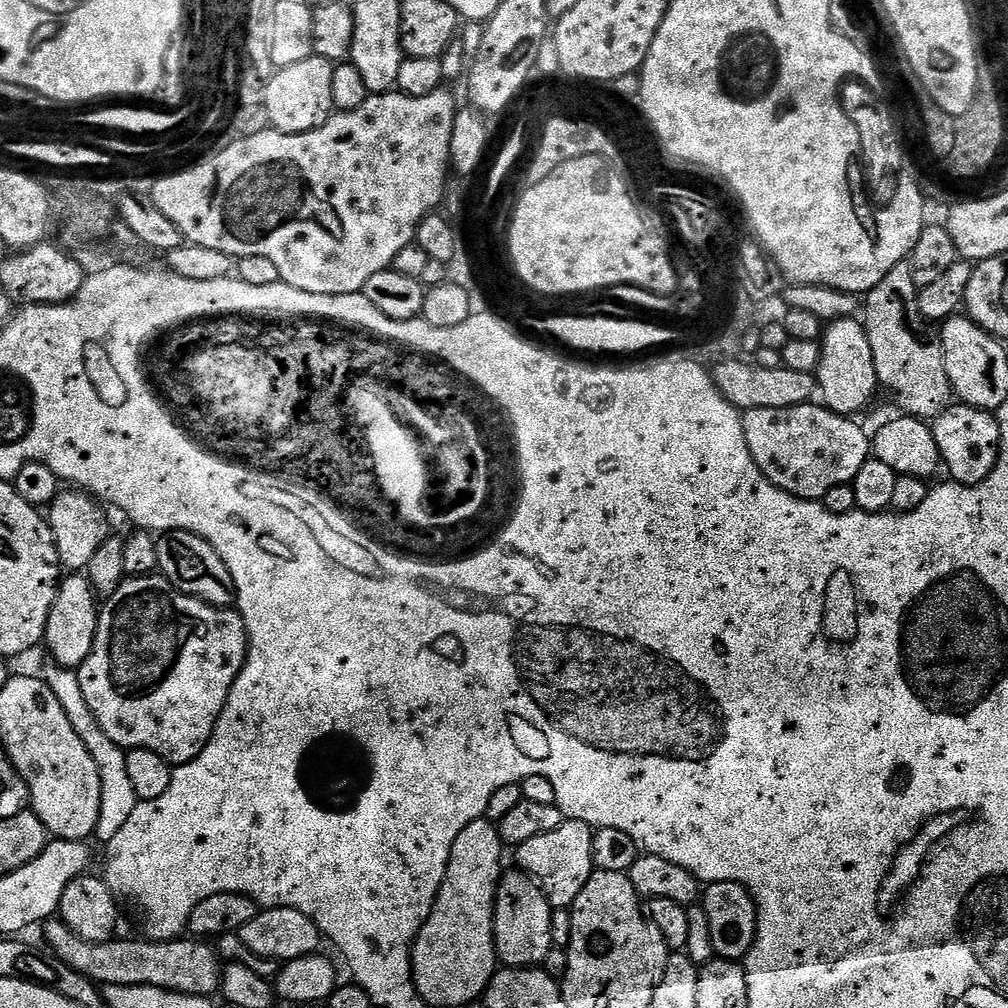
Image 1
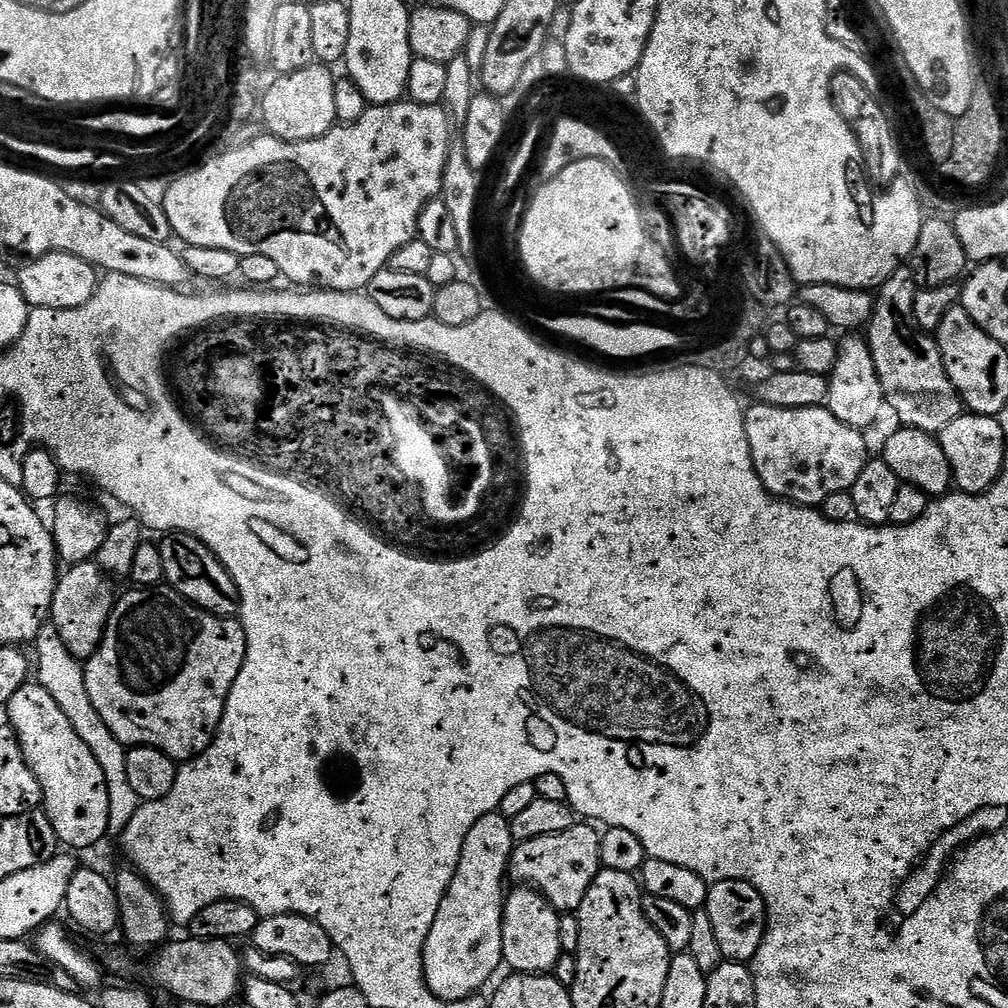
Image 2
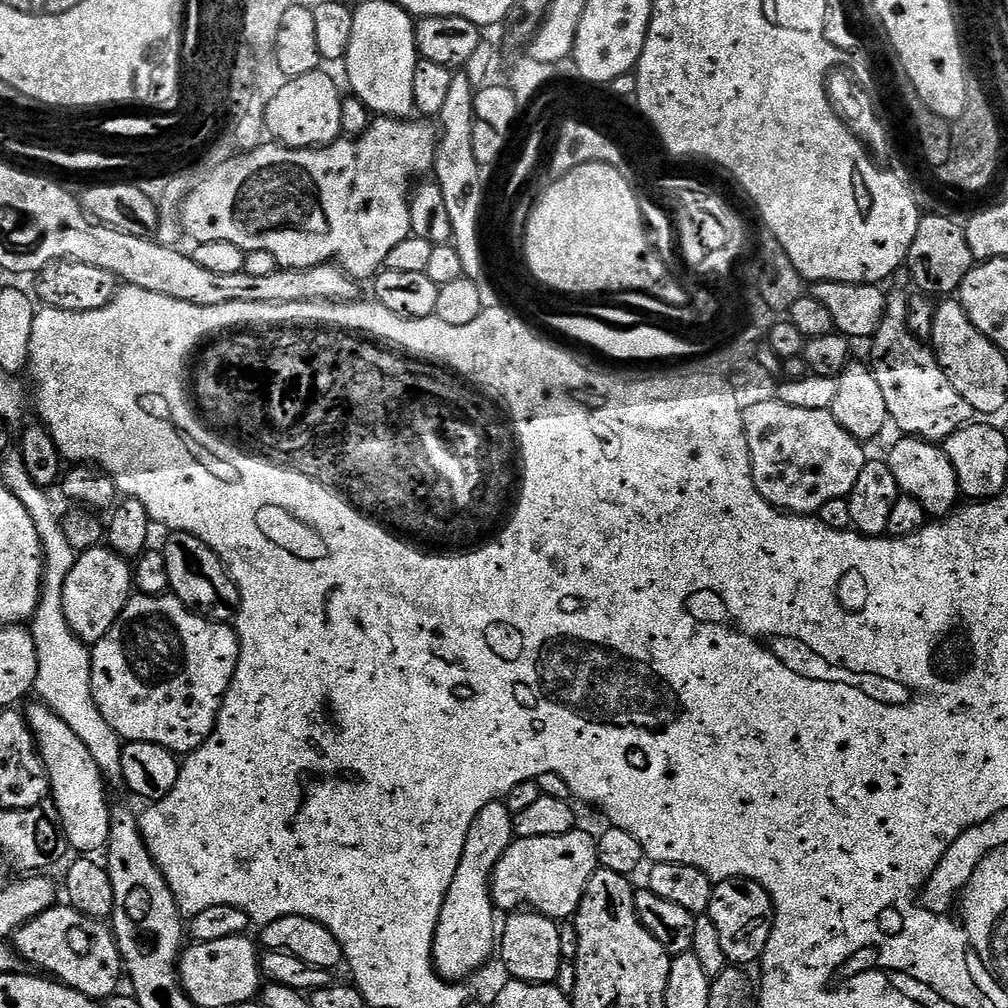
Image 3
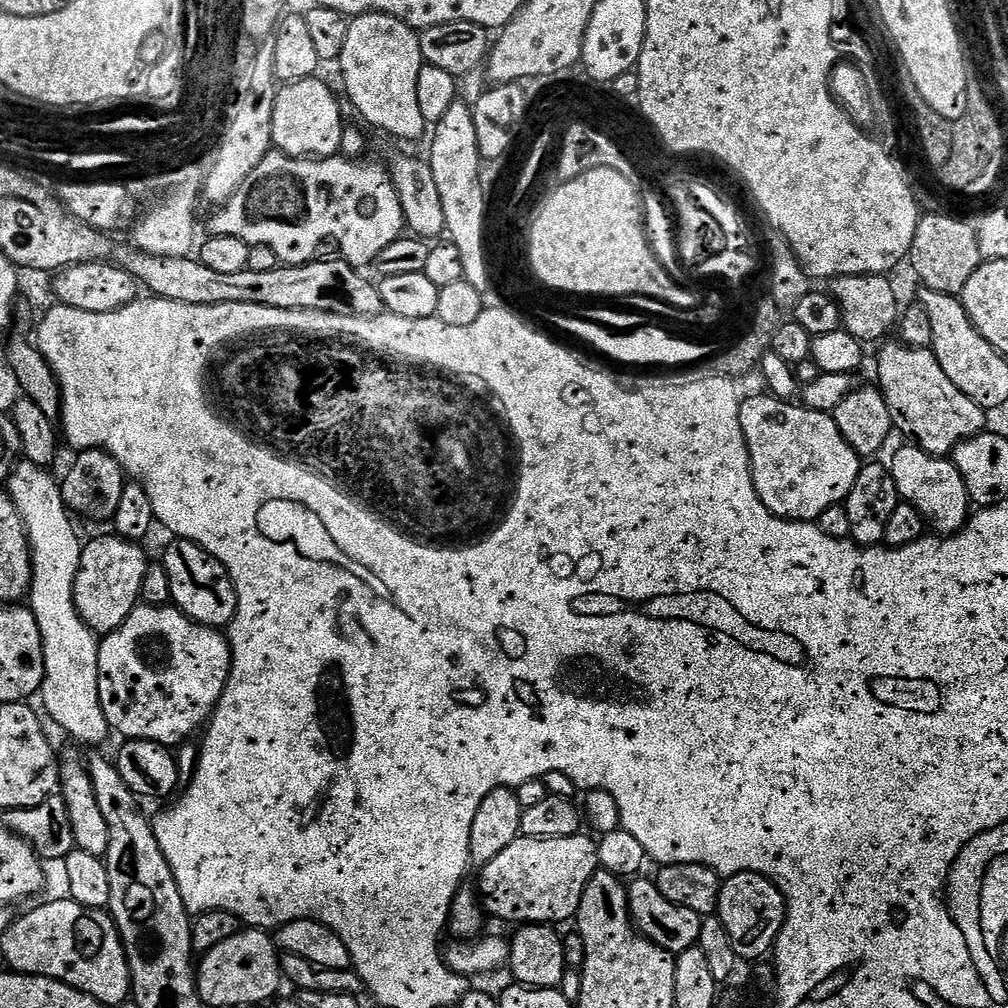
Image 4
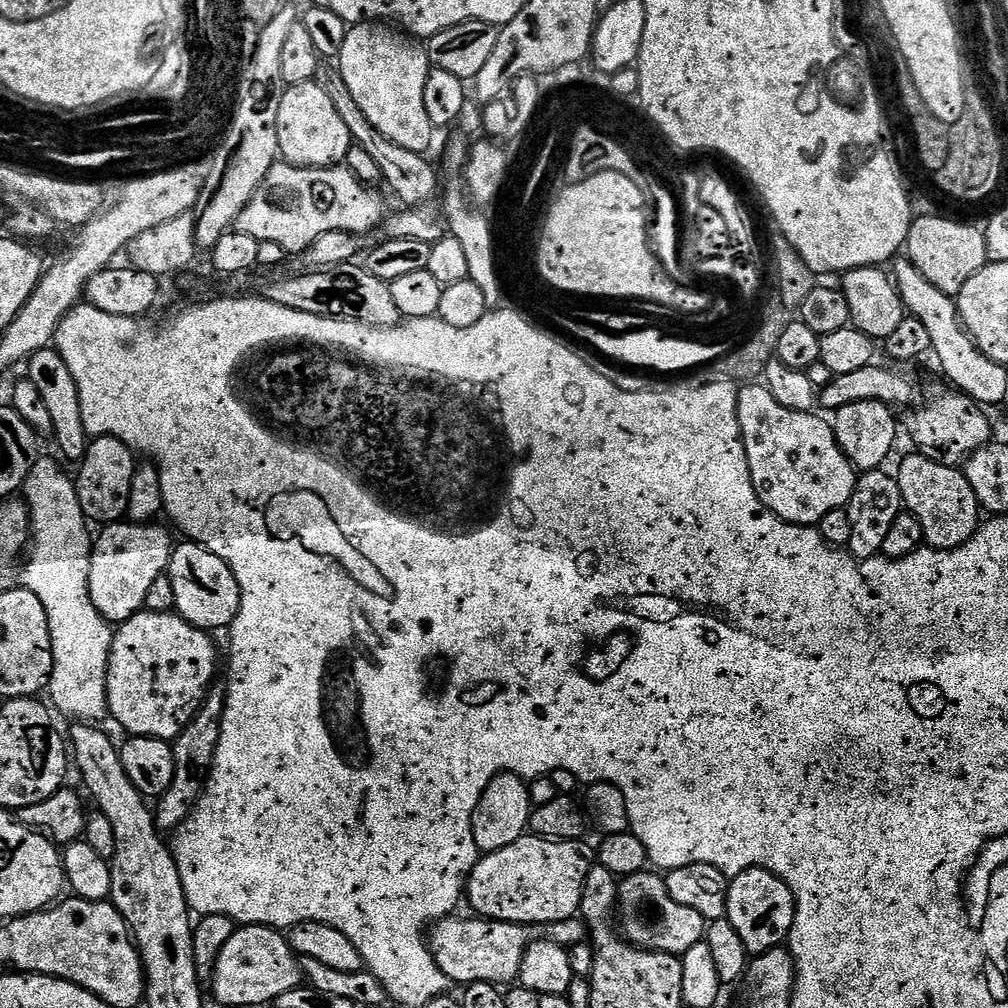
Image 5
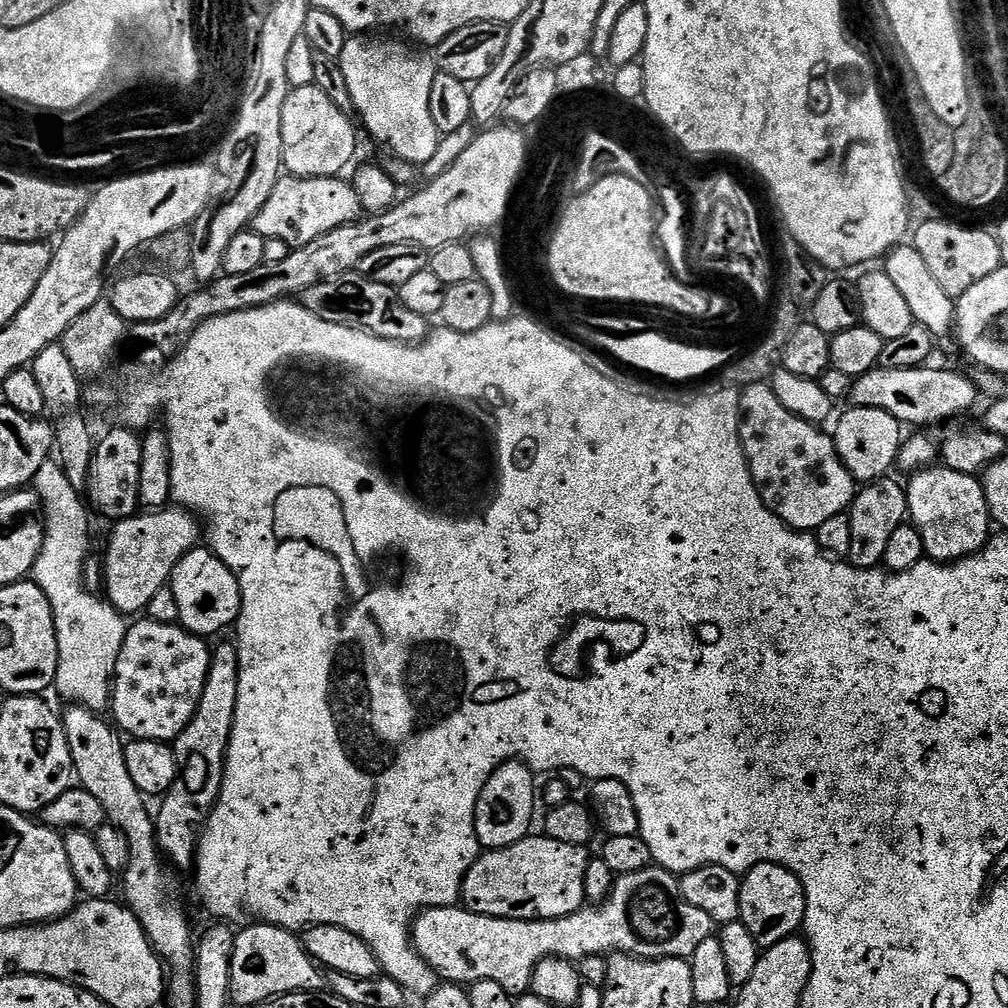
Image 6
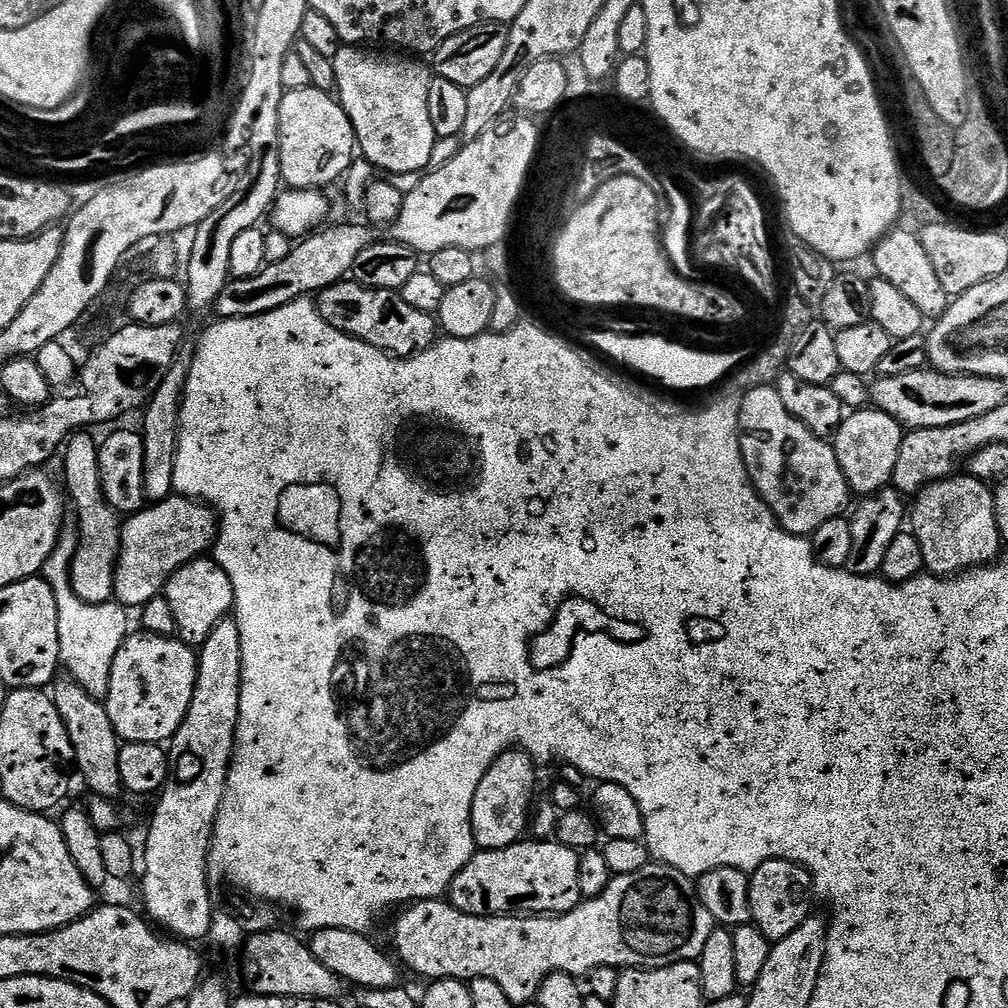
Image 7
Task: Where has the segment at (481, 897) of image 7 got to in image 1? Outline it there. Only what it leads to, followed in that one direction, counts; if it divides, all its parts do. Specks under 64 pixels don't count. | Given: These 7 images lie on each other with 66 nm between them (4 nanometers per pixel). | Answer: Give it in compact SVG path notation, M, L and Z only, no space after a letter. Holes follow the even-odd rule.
M565 819L558 830L550 830L550 834L541 834L538 838L530 838L522 847L515 849L514 856L521 869L527 872L539 884L544 897L553 909L571 909L572 903L582 894L582 886L592 877L594 865L592 851L594 829L586 822Z

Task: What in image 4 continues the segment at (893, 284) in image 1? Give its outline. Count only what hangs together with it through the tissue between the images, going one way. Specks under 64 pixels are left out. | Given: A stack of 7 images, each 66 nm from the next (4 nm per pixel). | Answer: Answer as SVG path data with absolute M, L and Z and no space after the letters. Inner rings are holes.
M885 343L876 360L878 387L890 409L893 429L909 436L917 448L926 450L931 456L951 457L954 449L963 440L969 440L985 431L985 409L979 408L938 366L938 358L926 348L910 348L907 344Z

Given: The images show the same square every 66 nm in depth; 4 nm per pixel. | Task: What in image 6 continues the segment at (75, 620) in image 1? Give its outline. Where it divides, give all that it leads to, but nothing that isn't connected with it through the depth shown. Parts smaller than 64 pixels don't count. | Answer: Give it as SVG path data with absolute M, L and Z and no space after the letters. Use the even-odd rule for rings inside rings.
M176 506L144 510L139 514L115 521L108 536L108 549L102 559L102 588L106 599L117 612L143 613L150 598L158 594L172 579L174 566L188 551L197 547L202 528L193 513Z

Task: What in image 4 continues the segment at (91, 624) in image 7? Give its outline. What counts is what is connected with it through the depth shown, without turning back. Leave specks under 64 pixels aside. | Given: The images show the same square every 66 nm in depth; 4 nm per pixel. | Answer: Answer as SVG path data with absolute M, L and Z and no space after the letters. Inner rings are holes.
M27 462L15 465L11 477L10 495L15 504L20 520L24 523L24 531L28 533L28 546L32 549L32 587L26 597L32 613L42 630L42 648L46 658L44 681L40 687L39 699L44 699L43 711L52 715L52 720L72 740L80 744L104 744L110 737L110 729L106 722L106 714L102 710L102 702L98 694L98 656L100 640L97 633L78 614L78 606L74 602L74 582L80 569L82 539L72 525L73 513L69 512L60 489L61 481L52 477L48 470L35 468Z

